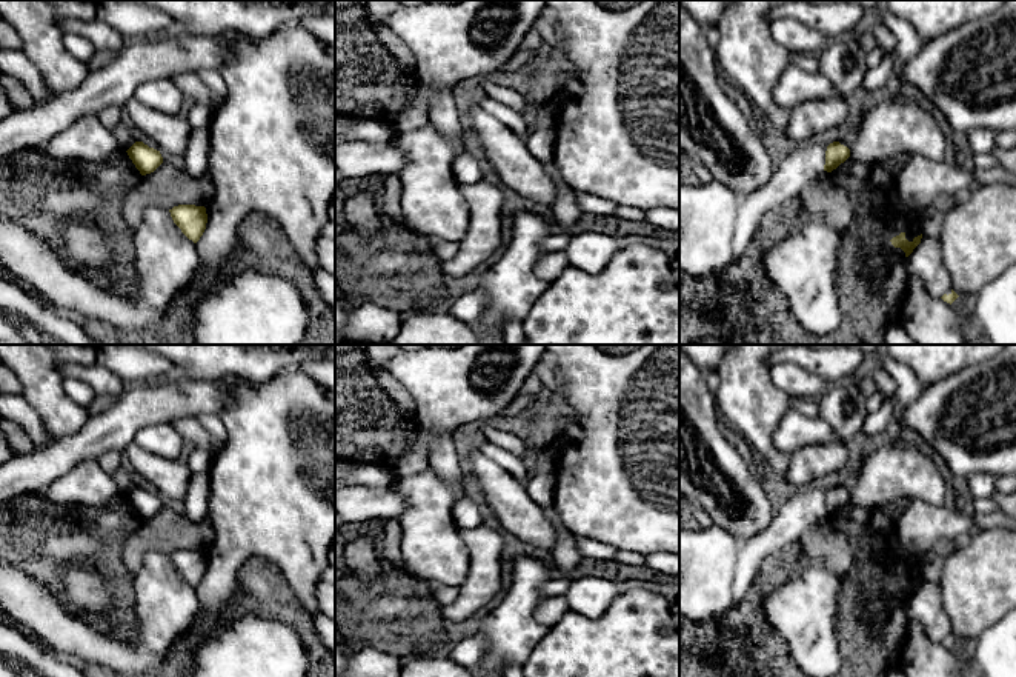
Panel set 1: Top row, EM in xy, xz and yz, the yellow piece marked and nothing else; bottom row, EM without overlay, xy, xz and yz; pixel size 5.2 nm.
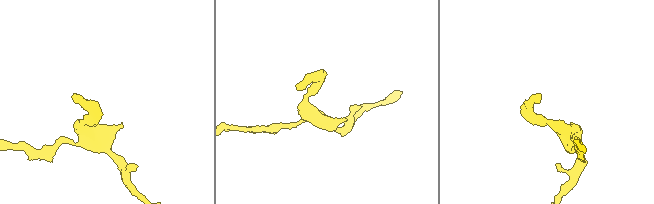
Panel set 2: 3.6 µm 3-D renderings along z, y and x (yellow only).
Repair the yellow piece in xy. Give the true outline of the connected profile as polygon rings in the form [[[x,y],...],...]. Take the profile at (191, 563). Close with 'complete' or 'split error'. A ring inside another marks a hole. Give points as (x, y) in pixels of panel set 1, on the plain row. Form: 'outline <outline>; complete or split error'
outline [[[178,549],[169,554],[174,568],[181,577],[197,588],[203,580],[208,568],[208,559],[204,551]]]; complete

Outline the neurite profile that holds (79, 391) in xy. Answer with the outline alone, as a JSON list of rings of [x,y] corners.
[[[63,379],[65,392],[80,406],[88,406],[94,397],[91,386],[78,379]]]

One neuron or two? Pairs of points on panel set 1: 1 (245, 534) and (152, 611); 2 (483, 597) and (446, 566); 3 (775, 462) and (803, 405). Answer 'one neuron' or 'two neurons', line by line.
1: two neurons
2: two neurons
3: two neurons

